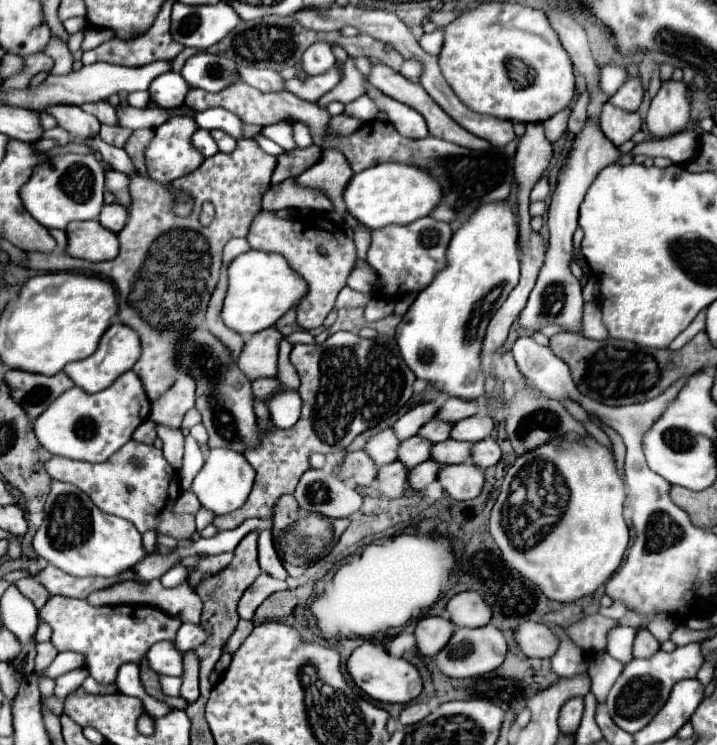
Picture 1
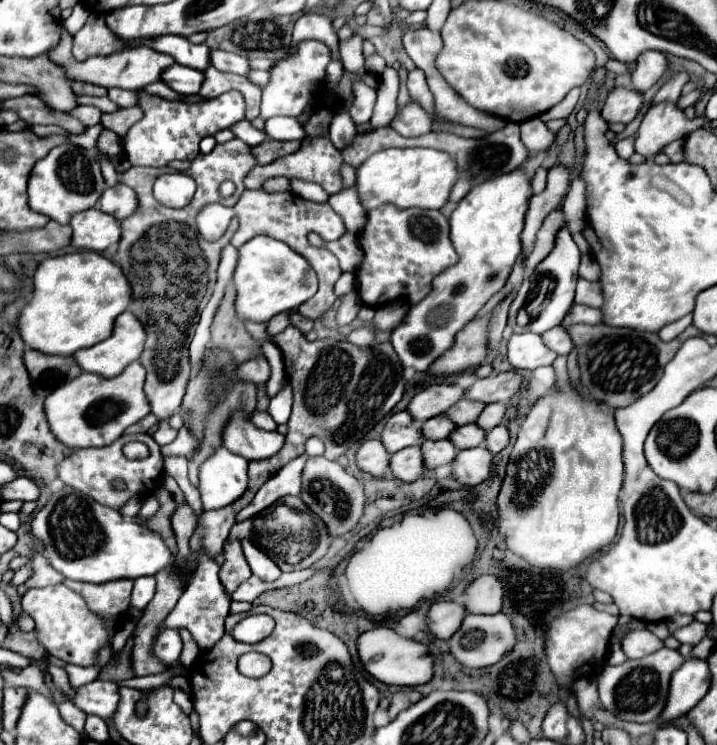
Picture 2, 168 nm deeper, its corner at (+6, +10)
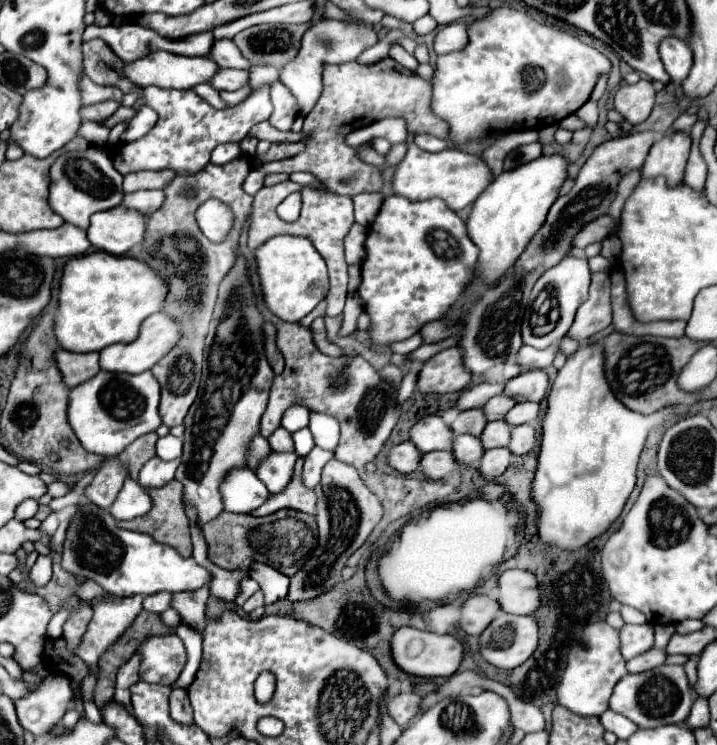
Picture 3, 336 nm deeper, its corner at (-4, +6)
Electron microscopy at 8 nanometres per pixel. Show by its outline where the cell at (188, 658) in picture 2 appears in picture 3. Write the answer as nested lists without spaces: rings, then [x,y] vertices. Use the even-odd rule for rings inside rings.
[[[204,584],[200,590],[194,592],[174,592],[170,606],[180,614],[182,624],[202,634],[206,628],[204,612],[208,598],[210,598],[210,584]]]

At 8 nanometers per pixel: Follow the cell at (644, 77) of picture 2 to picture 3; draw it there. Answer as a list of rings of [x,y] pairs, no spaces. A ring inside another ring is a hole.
[[[666,38],[660,42],[660,58],[664,62],[664,70],[670,74],[672,84],[682,84],[692,68],[692,52],[690,46],[678,38]]]

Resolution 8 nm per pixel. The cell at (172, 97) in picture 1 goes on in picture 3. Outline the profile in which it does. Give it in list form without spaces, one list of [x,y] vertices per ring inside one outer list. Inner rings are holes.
[[[218,70],[218,76],[214,76],[214,80],[210,82],[210,86],[218,92],[238,90],[244,84],[248,84],[248,72],[240,72],[240,70]]]

